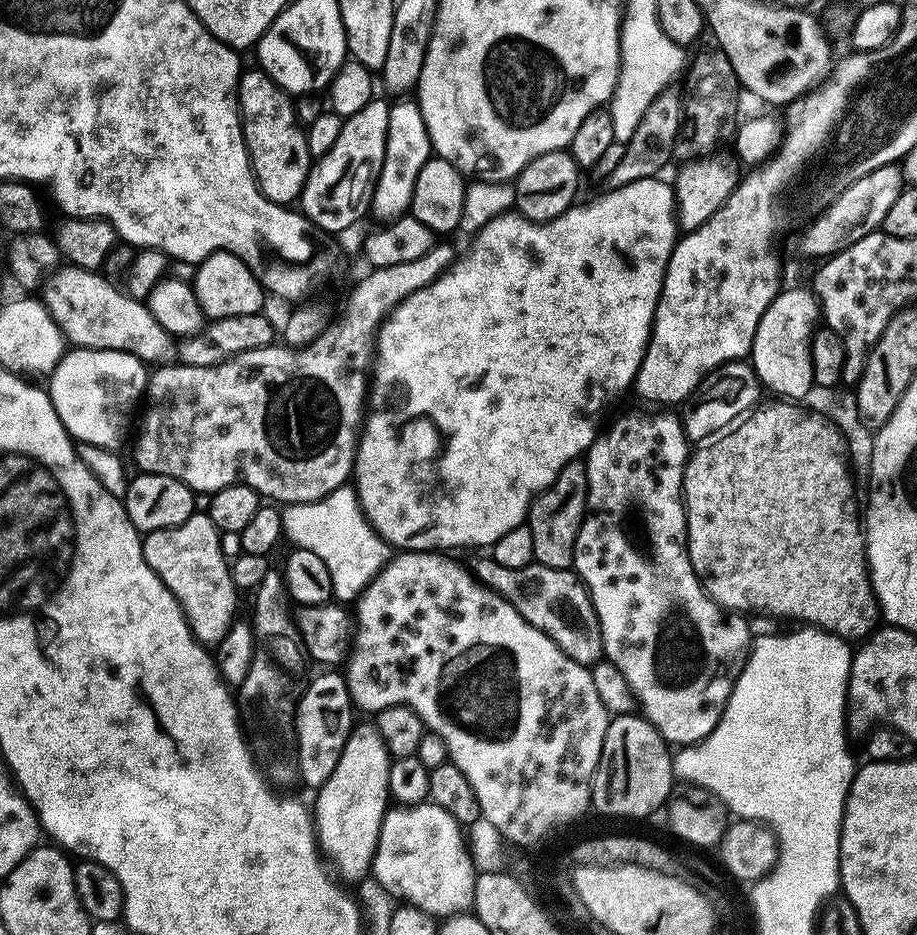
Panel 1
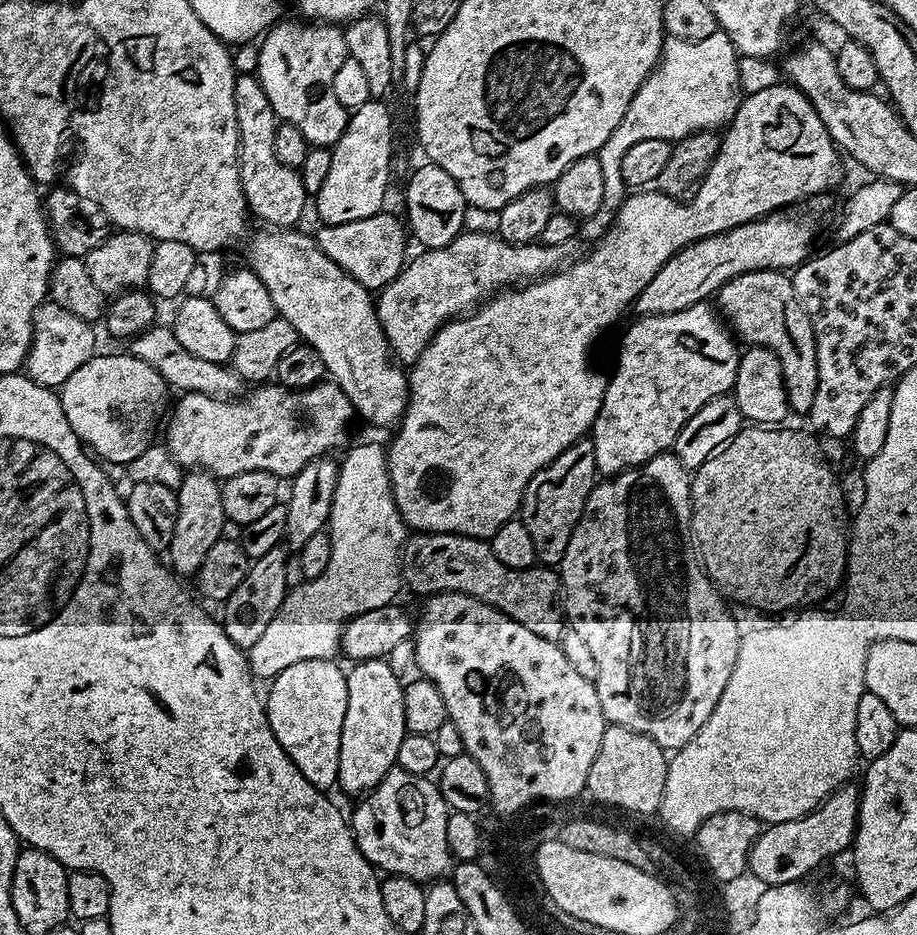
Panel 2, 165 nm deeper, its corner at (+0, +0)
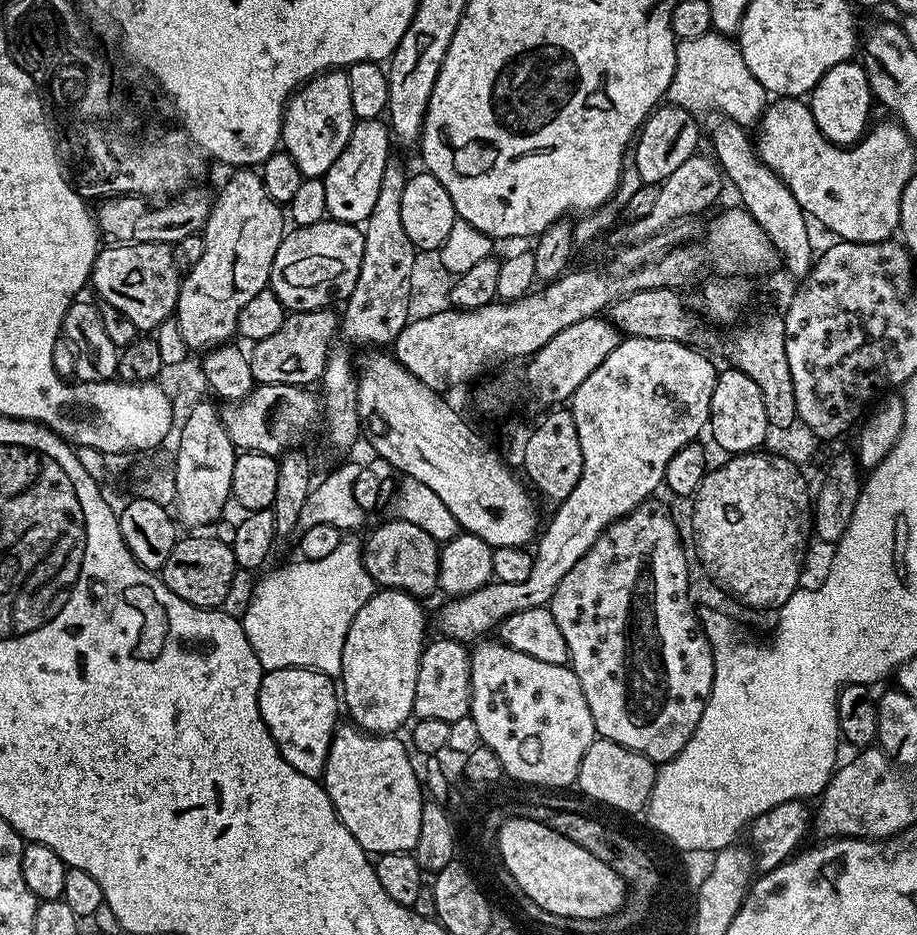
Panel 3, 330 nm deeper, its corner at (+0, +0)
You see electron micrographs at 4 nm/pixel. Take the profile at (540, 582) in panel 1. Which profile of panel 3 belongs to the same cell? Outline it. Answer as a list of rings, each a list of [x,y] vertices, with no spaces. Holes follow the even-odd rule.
[[[391,518],[380,524],[362,544],[364,572],[380,588],[401,588],[411,596],[425,598],[436,592],[439,582],[439,562],[441,545],[436,544],[437,537],[431,532],[414,526],[414,522]]]

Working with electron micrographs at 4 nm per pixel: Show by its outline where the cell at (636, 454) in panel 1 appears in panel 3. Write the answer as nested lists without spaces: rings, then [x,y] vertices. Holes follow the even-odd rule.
[[[649,498],[643,504],[639,504],[633,512],[623,516],[621,520],[615,520],[600,535],[598,542],[594,542],[594,546],[590,546],[590,550],[586,550],[586,554],[578,558],[574,570],[570,570],[566,578],[562,578],[550,605],[554,622],[558,622],[558,630],[562,630],[562,638],[566,638],[572,672],[582,686],[582,694],[586,694],[586,706],[590,706],[590,718],[594,718],[597,737],[618,742],[653,762],[673,760],[683,750],[702,718],[702,710],[706,706],[708,695],[712,693],[714,682],[712,640],[704,637],[704,632],[700,629],[700,620],[696,617],[697,605],[691,595],[688,597],[688,590],[690,594],[688,556],[684,553],[684,548],[686,548],[685,541],[680,538],[680,532],[676,529],[669,505],[659,504],[656,498]]]

